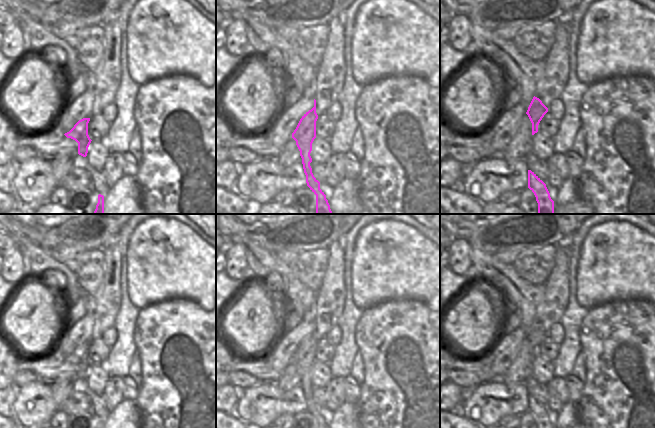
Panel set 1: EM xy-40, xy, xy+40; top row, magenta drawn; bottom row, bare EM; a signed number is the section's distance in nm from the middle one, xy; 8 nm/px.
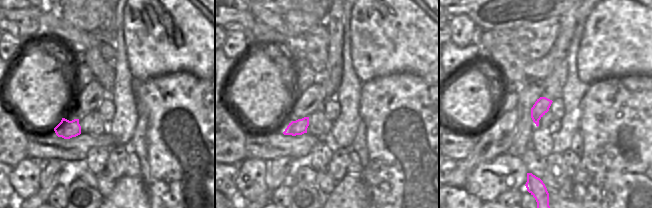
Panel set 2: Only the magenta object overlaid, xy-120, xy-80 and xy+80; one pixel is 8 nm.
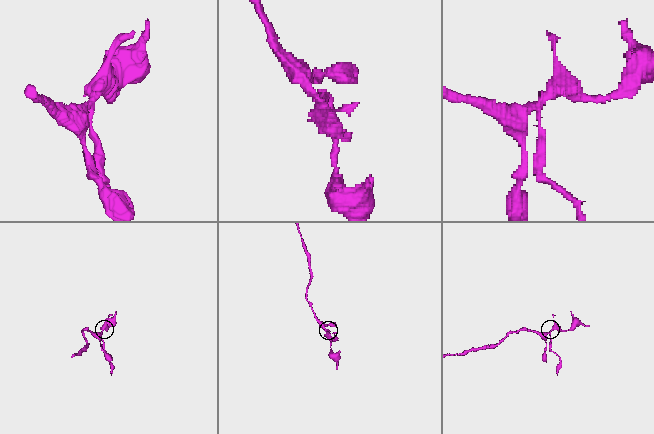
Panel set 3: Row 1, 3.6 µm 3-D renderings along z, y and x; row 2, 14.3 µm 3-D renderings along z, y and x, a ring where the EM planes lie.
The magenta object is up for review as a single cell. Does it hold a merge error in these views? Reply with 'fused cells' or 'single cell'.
fused cells

